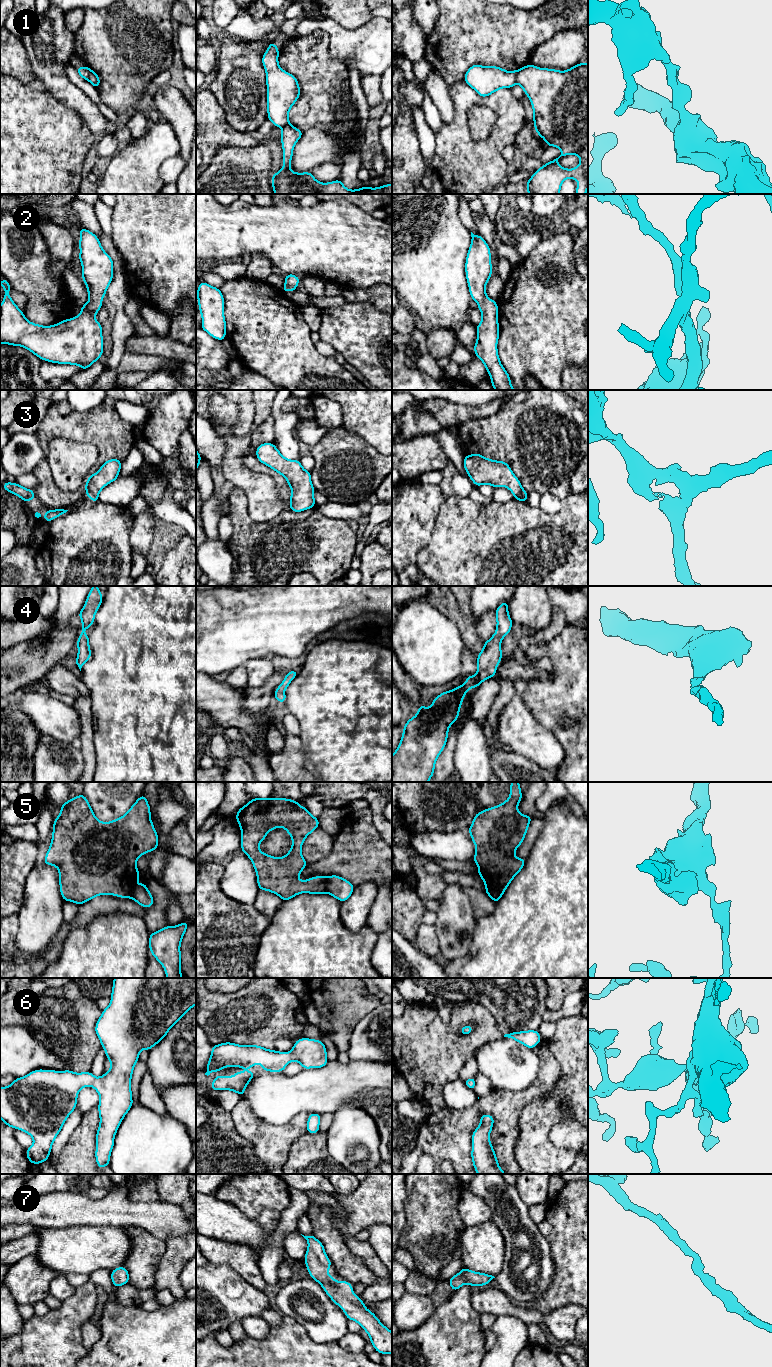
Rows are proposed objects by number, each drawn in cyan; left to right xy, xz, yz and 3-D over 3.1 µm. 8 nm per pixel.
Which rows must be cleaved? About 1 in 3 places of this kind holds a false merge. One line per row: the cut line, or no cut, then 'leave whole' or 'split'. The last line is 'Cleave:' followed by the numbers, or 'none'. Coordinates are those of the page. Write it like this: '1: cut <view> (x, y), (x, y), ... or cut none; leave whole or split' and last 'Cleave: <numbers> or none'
1: cut yz (518, 70), (515, 82); split
2: cut none; leave whole
3: cut none; leave whole
4: cut none; leave whole
5: cut xz (327, 877), (325, 892); split
6: cut none; leave whole
7: cut none; leave whole
Cleave: 1, 5

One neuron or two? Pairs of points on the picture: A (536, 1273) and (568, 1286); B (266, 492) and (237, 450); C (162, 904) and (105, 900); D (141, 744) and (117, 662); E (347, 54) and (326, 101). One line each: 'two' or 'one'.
A: two
B: one
C: one
D: one
E: two

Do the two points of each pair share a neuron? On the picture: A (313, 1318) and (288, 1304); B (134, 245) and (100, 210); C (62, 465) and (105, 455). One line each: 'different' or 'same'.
A: same
B: different
C: different

